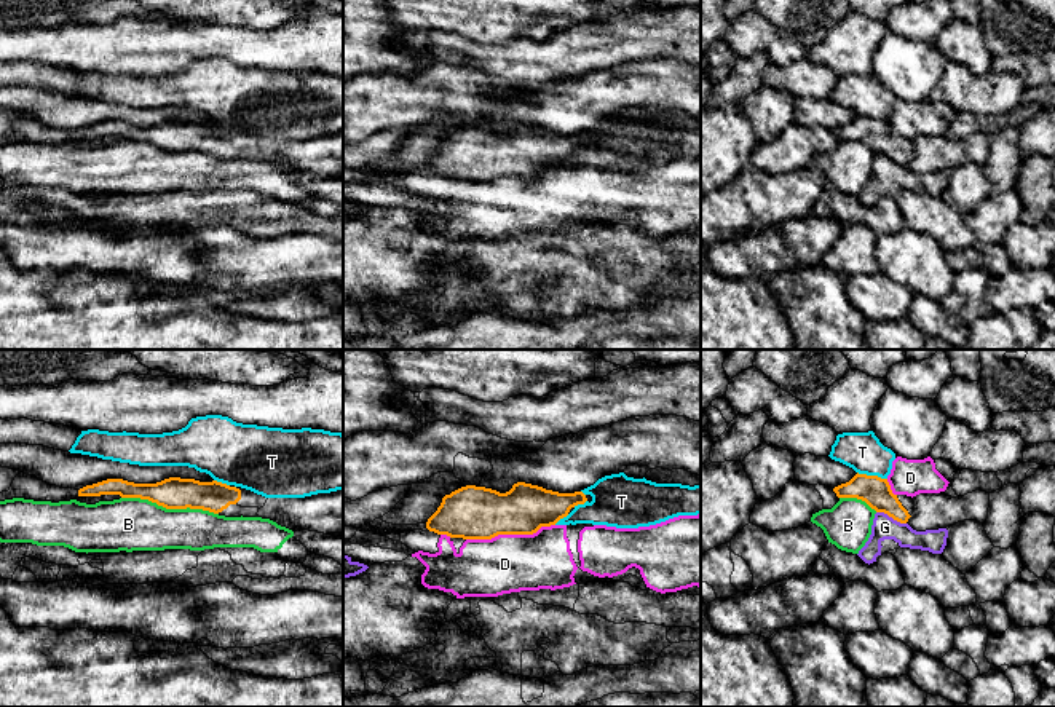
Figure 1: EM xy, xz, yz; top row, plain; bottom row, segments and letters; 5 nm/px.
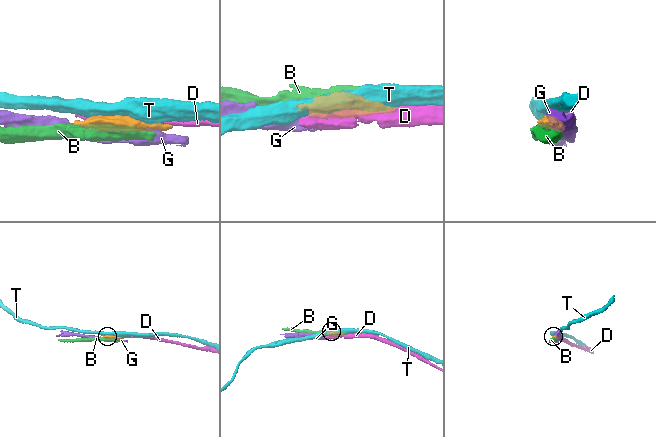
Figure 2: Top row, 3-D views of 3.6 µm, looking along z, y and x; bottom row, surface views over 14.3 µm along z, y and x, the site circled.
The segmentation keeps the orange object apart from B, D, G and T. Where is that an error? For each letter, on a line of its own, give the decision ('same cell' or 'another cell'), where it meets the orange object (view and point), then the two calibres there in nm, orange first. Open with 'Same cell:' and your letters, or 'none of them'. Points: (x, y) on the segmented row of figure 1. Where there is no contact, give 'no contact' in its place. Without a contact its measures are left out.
Same cell: none of them
B: another cell; contact xy (169, 508); calibres 160 and 280 nm
D: another cell; contact xz (509, 533); calibres 280 and 300 nm
G: another cell; contact yz (891, 516); calibres 150 and 120 nm
T: another cell; contact yz (872, 476); calibres 150 and 200 nm

